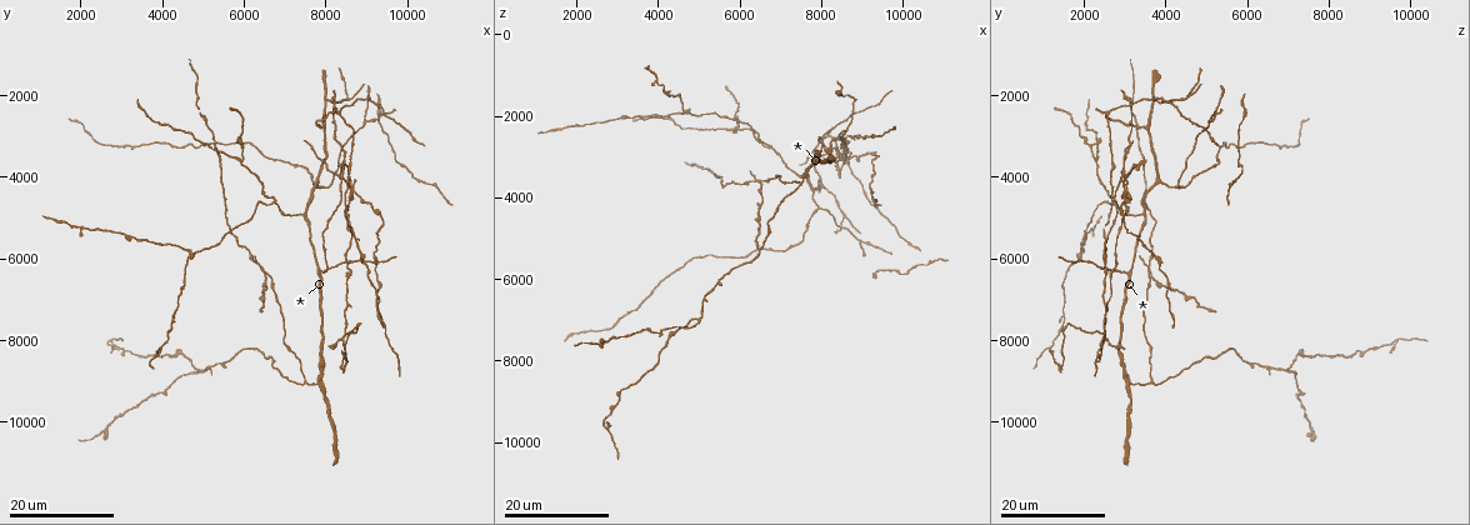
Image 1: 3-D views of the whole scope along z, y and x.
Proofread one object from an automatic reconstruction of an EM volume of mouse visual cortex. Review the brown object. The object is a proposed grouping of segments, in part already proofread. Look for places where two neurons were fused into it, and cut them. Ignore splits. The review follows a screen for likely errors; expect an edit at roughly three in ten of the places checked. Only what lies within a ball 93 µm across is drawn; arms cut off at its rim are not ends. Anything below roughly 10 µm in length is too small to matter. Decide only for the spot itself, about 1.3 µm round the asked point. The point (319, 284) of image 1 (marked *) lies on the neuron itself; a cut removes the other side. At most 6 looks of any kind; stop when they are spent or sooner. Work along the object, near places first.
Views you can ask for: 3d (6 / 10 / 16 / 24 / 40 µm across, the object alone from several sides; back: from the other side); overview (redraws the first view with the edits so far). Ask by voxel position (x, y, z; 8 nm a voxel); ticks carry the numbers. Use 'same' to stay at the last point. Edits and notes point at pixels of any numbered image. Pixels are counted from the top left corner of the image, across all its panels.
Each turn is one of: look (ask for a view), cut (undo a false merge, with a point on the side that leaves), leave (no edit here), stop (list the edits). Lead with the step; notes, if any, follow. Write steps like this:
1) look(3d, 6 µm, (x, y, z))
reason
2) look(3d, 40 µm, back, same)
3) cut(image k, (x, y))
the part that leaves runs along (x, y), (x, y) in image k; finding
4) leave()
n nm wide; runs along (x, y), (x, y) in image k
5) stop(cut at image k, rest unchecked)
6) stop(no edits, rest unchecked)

look(3d, 24 µm, (4700, 5800, 1900))
three arms meet

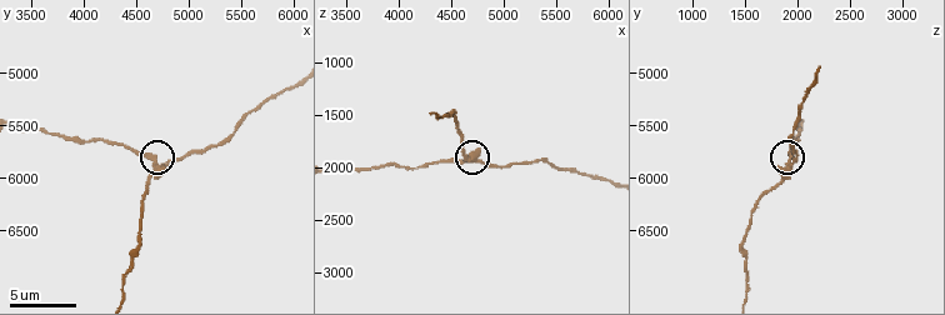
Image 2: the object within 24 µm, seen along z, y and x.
look(3d, 6 µm, (4660, 5860, 1920))
zoom in

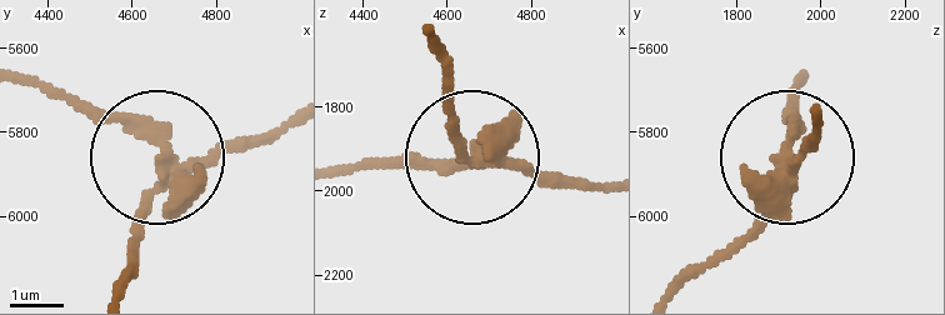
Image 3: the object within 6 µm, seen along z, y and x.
cut(image 3, (123, 116))
3 arms; the part that leaves runs along (793, 176), (798, 81) in image 3; a second neuron is stuck on

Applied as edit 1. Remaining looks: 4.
look(3d, 16 µm, (5950, 3600, 2250))
branch point

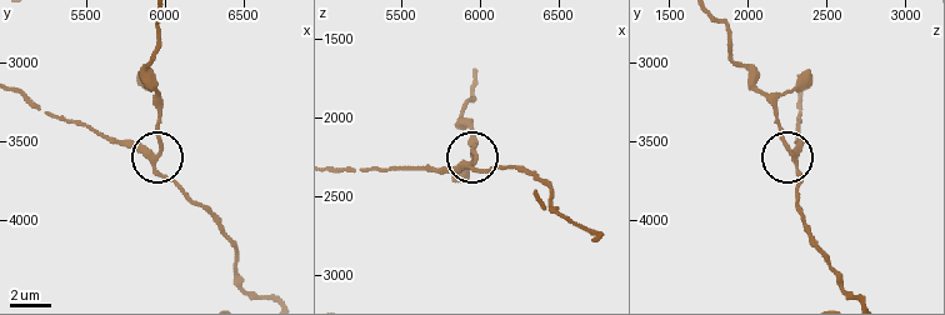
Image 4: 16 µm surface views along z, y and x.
look(3d, 6 µm, (5920, 3600, 2280))

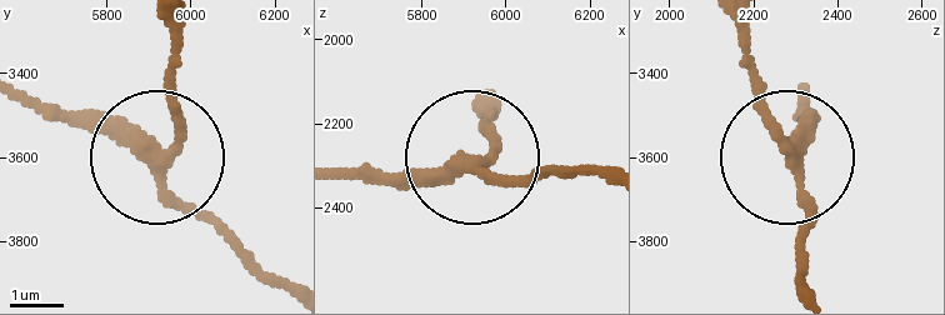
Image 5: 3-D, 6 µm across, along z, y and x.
look(3d, 6 µm, back, (5915, 3590, 2290))

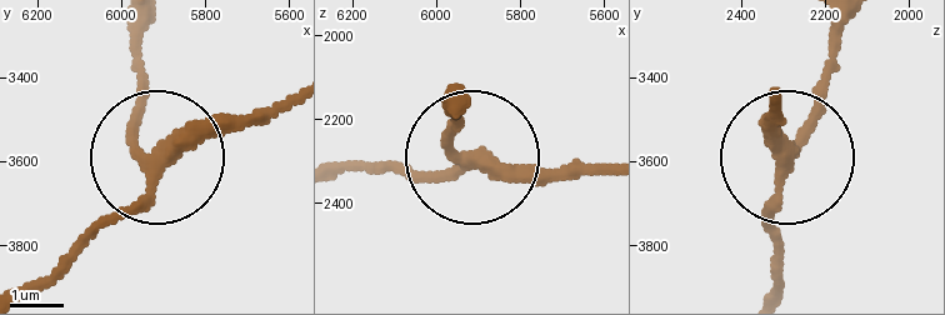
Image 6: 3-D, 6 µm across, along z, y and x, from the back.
leave()
runs along (345, 173), (461, 160), (453, 93) in image 6; all the same neuron

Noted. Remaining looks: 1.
stop(cut at image 3, rest unchecked)

